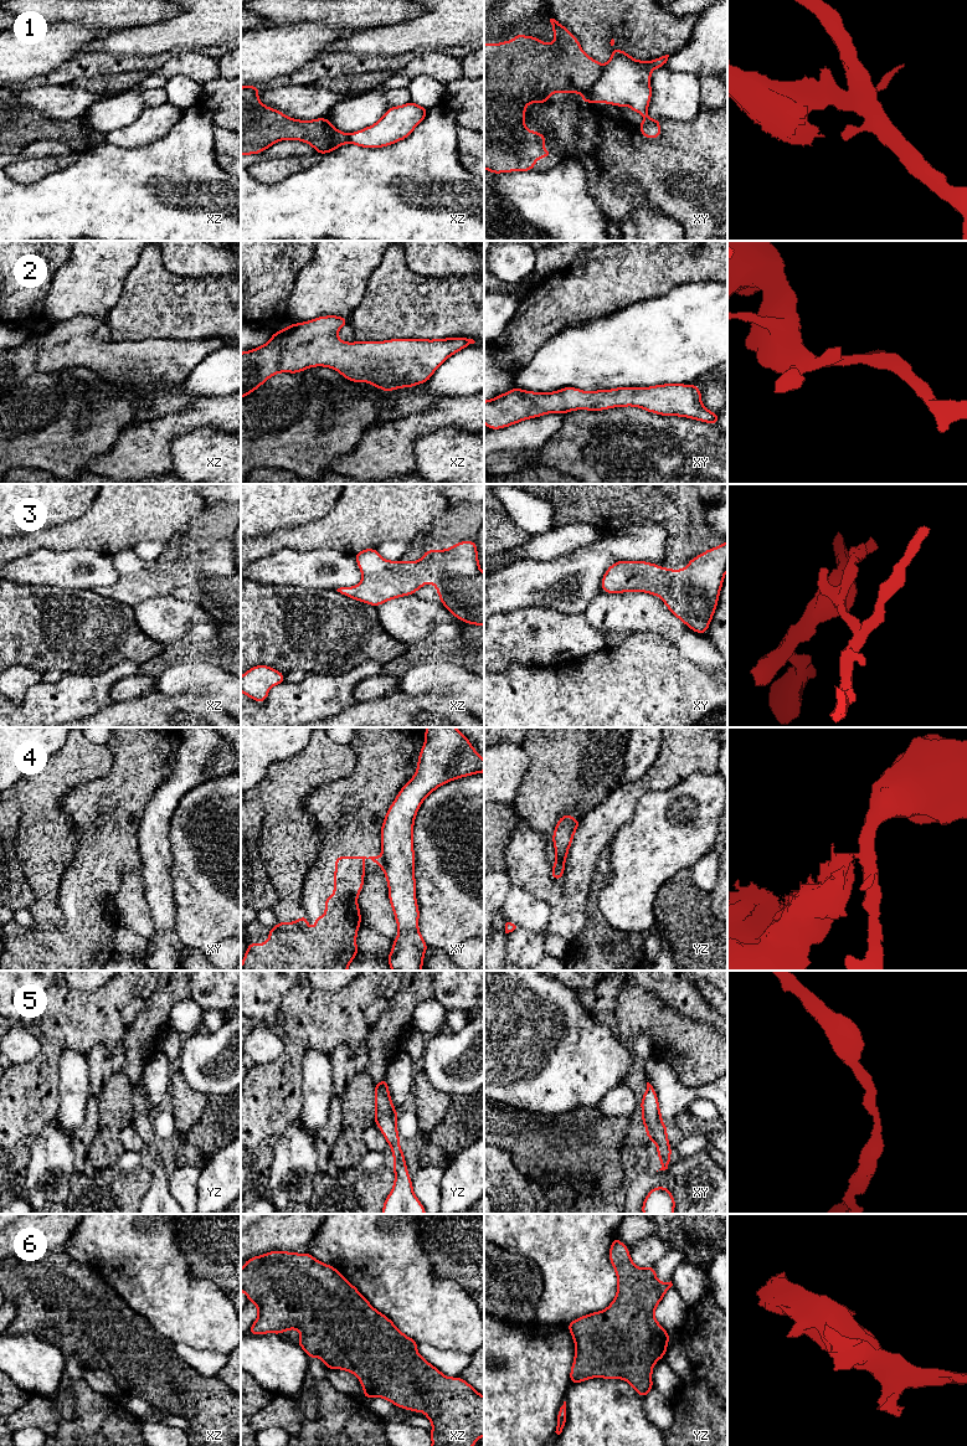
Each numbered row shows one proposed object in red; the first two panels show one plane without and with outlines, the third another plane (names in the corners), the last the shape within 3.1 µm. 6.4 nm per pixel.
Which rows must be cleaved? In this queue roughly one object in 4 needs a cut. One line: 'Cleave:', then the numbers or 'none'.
Cleave: 1, 4

